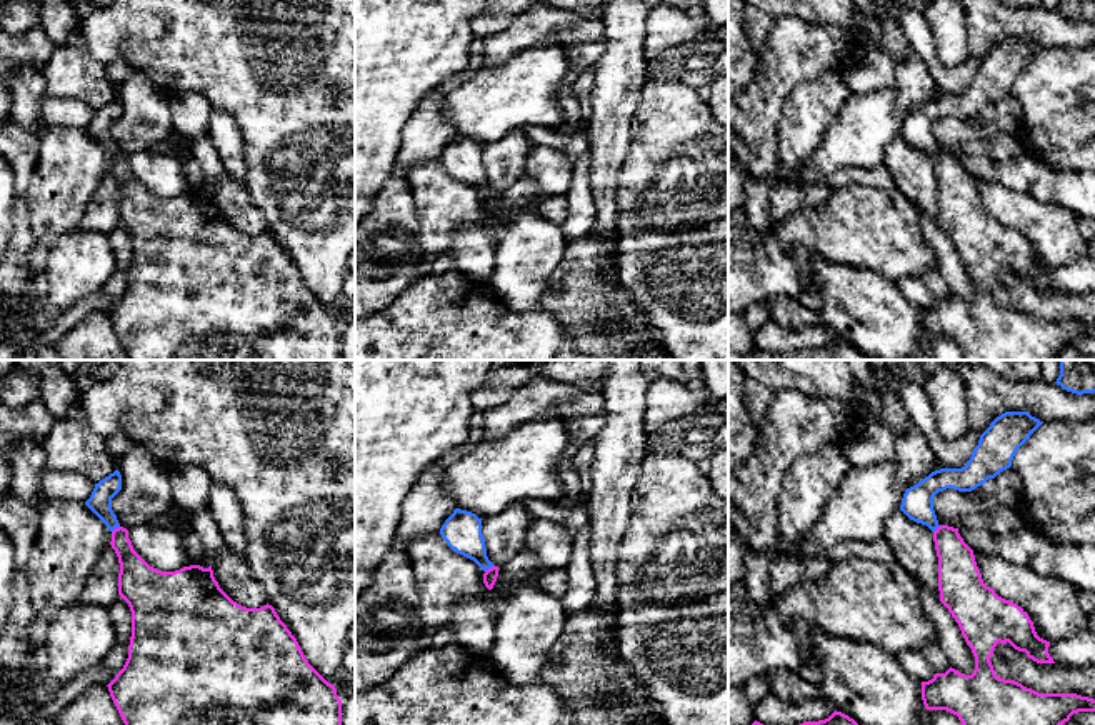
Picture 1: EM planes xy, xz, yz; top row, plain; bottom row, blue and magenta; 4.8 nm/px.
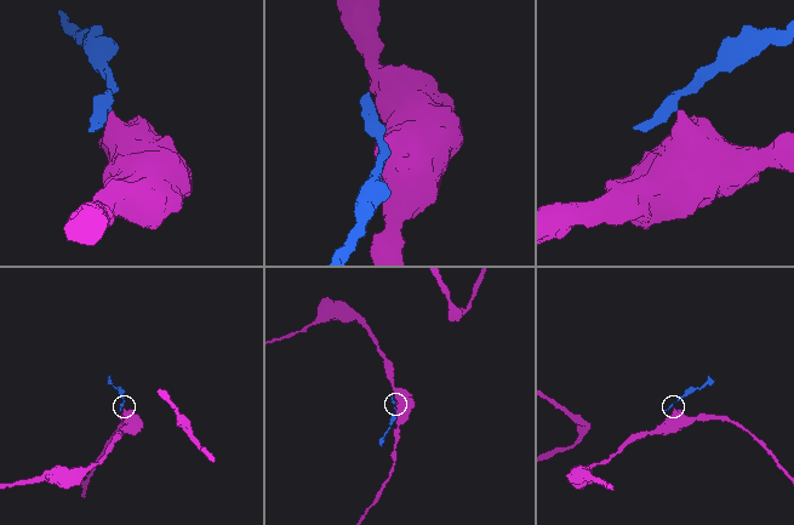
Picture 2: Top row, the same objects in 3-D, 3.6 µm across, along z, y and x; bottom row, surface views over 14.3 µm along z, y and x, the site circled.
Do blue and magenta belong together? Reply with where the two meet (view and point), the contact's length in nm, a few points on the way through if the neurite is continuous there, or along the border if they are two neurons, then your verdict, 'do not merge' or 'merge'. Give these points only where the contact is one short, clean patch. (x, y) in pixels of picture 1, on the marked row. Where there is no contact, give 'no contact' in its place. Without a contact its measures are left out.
contact xz (489, 567); length 60 nm; border xz (494, 565), (485, 572); do not merge

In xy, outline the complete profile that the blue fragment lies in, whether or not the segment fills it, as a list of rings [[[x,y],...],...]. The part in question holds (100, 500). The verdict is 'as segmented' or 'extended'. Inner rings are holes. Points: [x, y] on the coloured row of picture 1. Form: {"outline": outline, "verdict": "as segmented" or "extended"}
{"outline": [[[118,470],[95,483],[95,488],[85,505],[107,525],[110,532],[120,527],[112,510],[112,498],[122,490],[122,475]]], "verdict": "as segmented"}

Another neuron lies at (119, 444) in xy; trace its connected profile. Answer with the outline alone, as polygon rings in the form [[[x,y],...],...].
[[[118,430],[105,440],[105,445],[110,457],[115,460],[115,463],[118,463],[127,455],[130,440],[123,433],[123,430]]]

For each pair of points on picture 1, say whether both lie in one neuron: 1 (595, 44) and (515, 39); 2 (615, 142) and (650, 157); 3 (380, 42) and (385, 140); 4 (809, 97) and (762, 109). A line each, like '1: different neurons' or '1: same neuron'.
1: same neuron
2: different neurons
3: same neuron
4: different neurons

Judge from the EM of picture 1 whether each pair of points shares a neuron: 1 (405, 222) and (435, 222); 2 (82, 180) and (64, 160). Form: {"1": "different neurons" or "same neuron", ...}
{"1": "different neurons", "2": "same neuron"}

